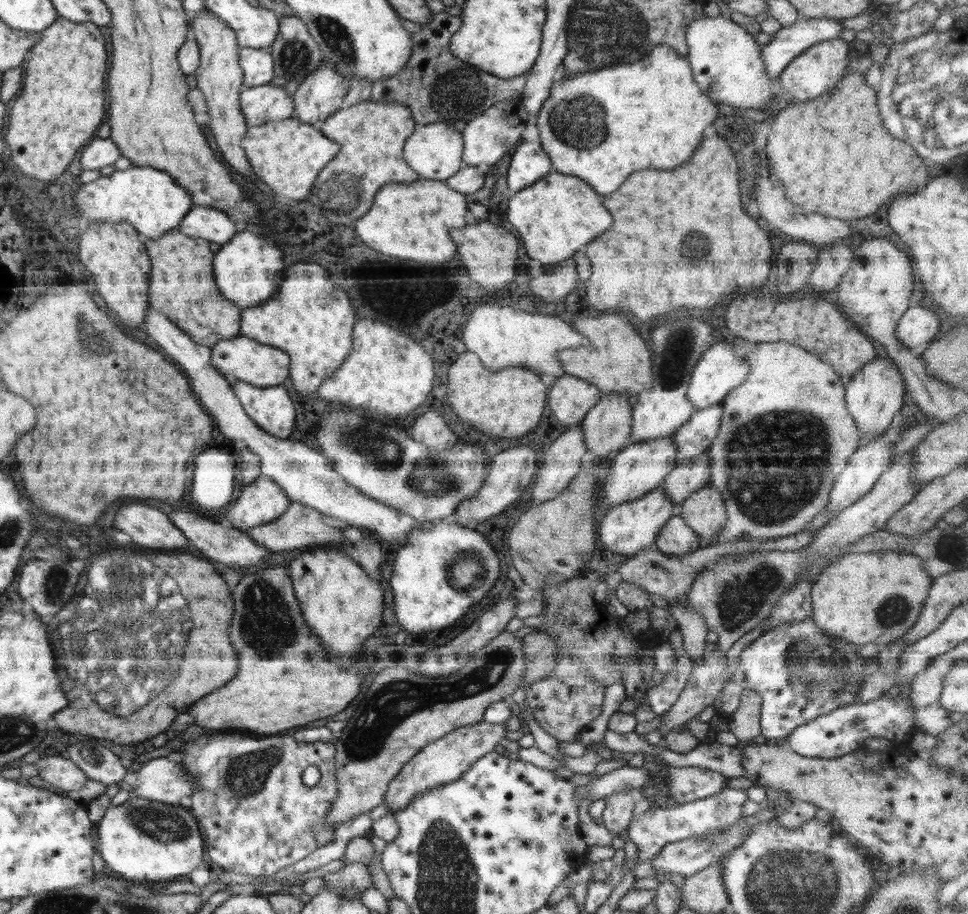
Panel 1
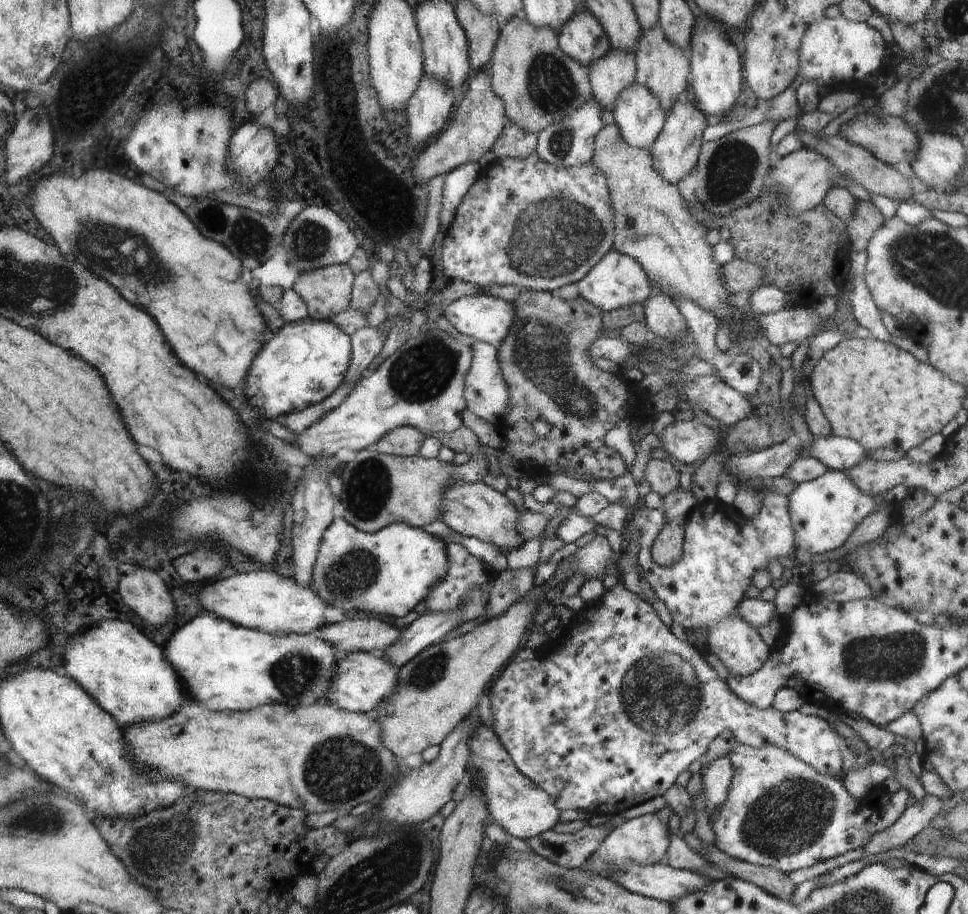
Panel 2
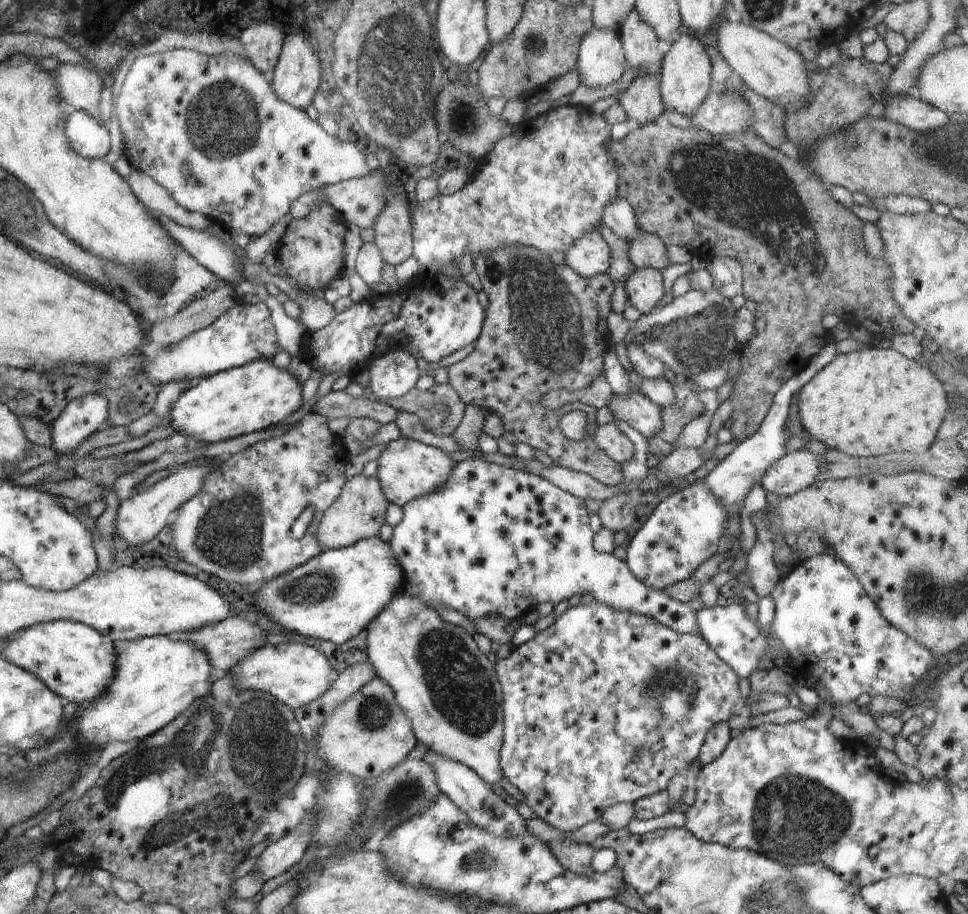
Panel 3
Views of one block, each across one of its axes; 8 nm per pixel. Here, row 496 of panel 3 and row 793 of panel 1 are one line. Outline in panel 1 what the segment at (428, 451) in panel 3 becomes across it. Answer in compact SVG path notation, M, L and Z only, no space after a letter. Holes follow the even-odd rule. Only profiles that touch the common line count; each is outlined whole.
M484 720L476 724L469 724L455 728L443 737L429 743L421 752L418 752L401 770L398 775L390 781L384 803L389 808L388 814L396 814L398 810L404 810L410 800L434 790L438 786L446 786L450 782L457 780L482 756L493 752L495 746L506 743L506 721L501 723L489 723Z

